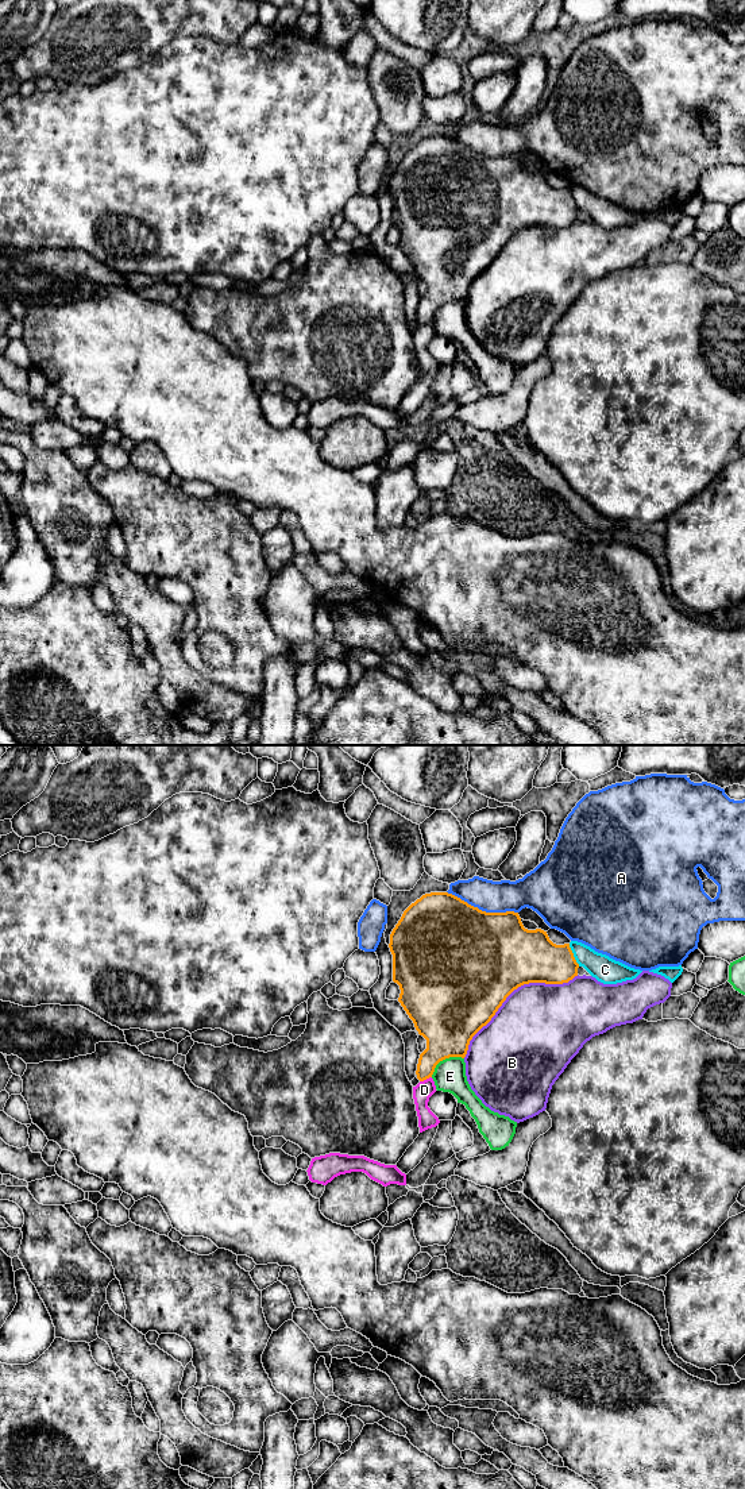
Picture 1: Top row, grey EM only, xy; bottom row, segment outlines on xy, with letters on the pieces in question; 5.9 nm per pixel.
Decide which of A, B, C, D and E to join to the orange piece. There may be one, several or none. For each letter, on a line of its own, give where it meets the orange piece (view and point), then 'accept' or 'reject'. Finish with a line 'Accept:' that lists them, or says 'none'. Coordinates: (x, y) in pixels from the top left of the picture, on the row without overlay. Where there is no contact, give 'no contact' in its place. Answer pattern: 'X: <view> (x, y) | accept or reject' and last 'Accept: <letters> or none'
A: xy (481, 154) | reject
B: xy (512, 235) | reject
C: xy (572, 199) | reject
D: xy (425, 323) | reject
E: xy (444, 303) | reject
Accept: none

